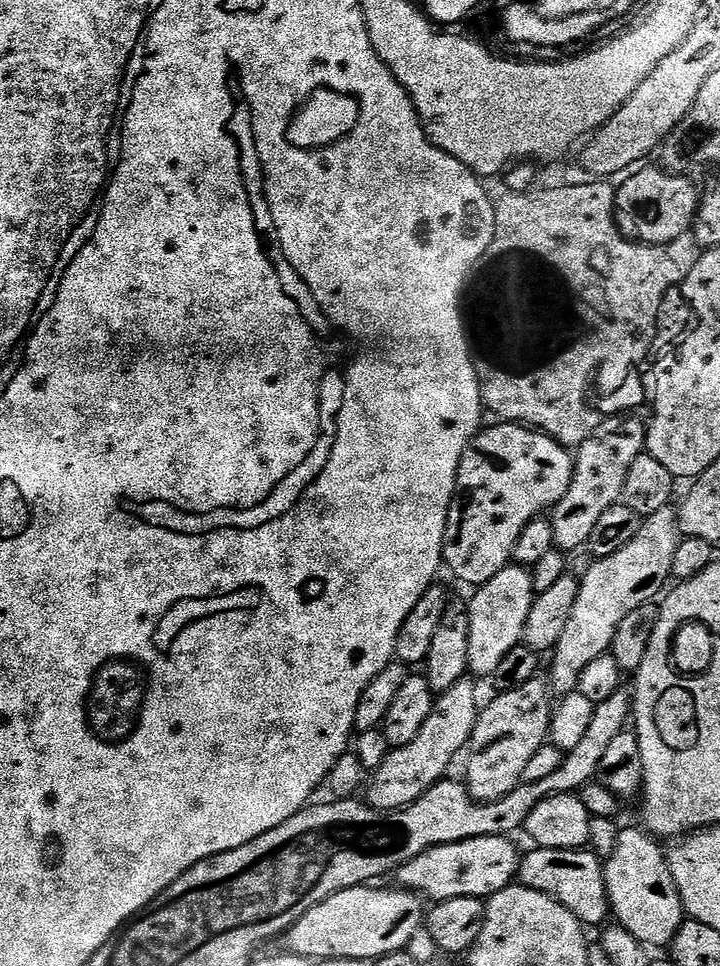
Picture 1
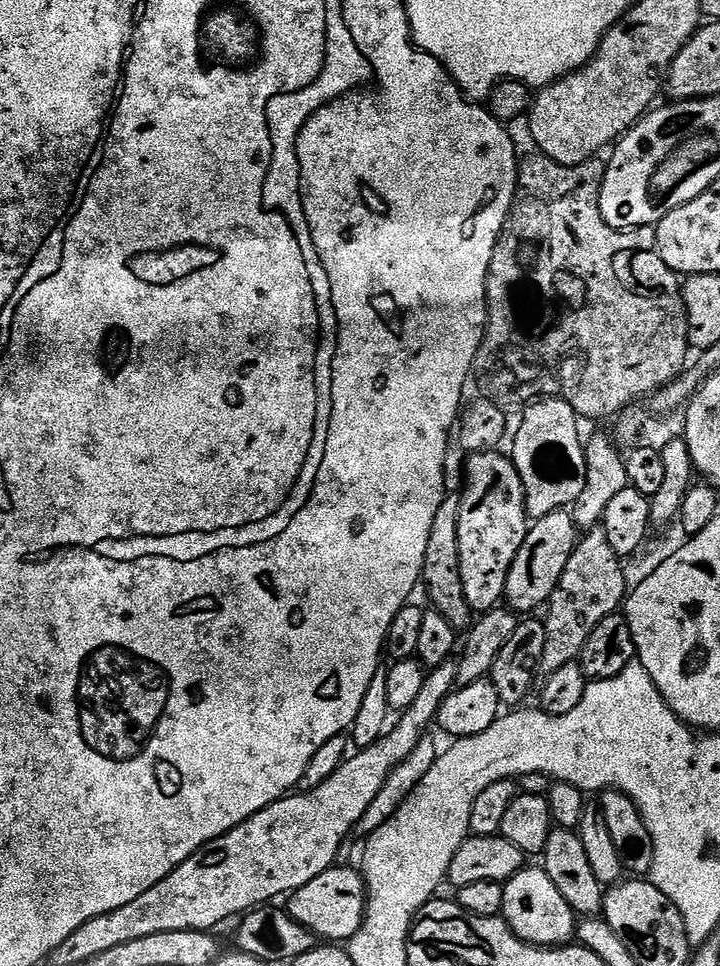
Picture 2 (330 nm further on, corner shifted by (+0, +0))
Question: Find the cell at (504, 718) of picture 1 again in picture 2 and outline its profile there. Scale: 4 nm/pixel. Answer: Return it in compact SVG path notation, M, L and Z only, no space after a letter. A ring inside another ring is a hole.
M604 527L587 529L577 539L570 562L566 562L566 570L562 570L562 578L558 578L558 586L554 586L554 594L547 602L548 616L543 620L546 650L542 650L540 663L540 672L545 677L554 674L554 670L561 666L579 661L586 638L594 634L594 626L598 626L602 618L617 615L618 609L625 603L630 583L624 577L624 568L620 564L623 564L622 557L614 554Z

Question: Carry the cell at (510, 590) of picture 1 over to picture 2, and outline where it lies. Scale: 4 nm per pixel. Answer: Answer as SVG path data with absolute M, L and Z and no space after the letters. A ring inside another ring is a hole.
M571 511L546 514L546 518L535 521L529 527L506 578L504 600L507 607L517 614L532 614L536 608L547 605L554 594L554 586L558 586L558 578L562 578L562 570L566 570L566 562L570 562L577 539L578 529Z

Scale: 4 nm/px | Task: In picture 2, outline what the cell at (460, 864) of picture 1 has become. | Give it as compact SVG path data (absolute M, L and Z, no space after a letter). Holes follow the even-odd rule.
M333 866L327 868L318 878L306 882L306 886L297 888L286 900L286 911L293 916L306 930L310 930L313 936L324 942L347 942L351 940L364 921L364 911L368 905L368 889L364 887L363 875L355 868L342 868Z

